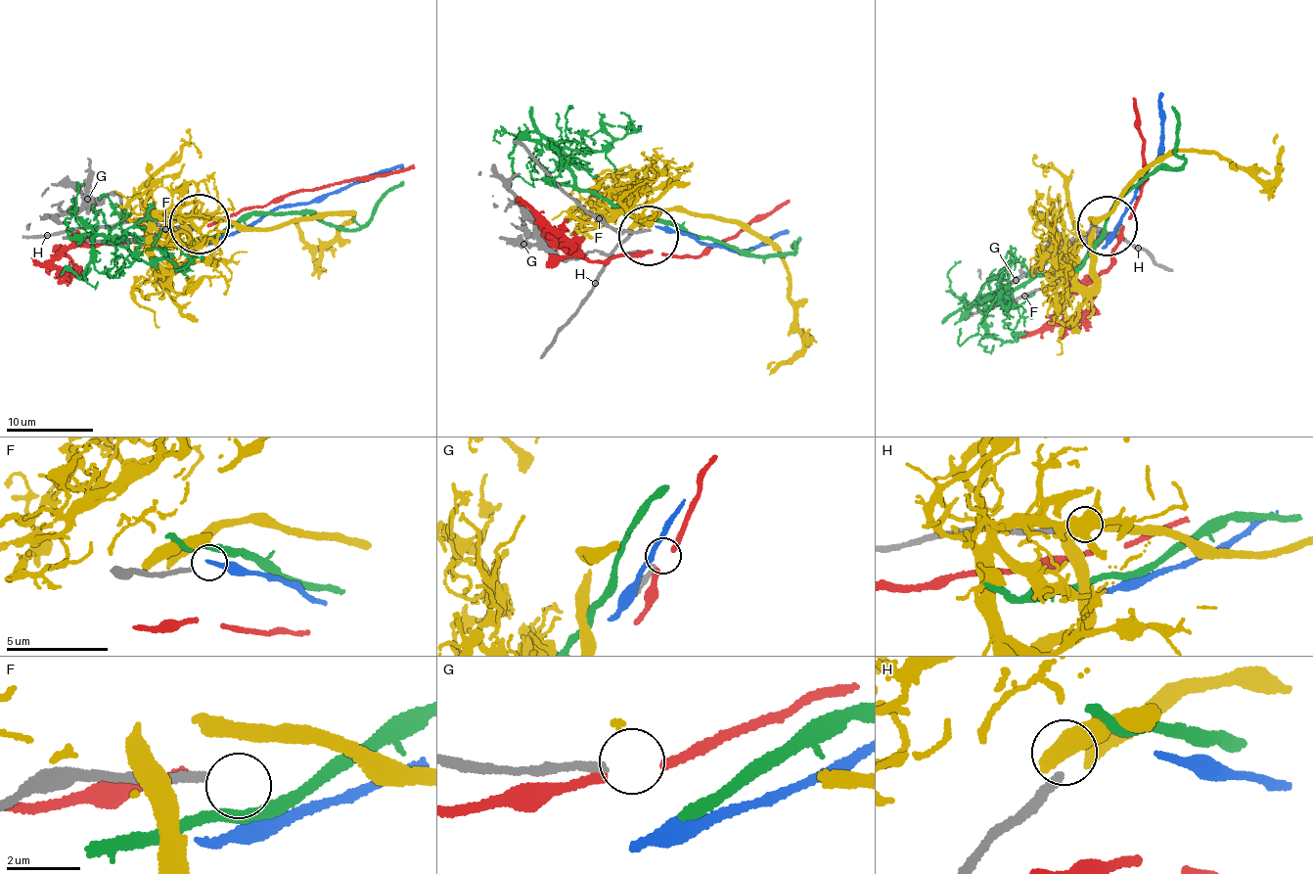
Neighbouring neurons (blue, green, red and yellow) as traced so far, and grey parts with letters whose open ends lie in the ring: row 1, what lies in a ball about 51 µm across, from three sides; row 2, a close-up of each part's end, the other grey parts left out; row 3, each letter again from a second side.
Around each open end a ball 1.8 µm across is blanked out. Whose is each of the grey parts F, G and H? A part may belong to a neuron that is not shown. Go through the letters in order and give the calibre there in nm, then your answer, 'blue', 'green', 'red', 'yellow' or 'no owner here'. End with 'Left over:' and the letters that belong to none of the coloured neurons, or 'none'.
F: 240 nm | no owner here
G: 200 nm | no owner here
H: 260 nm | no owner here
Left over: F, G, H

